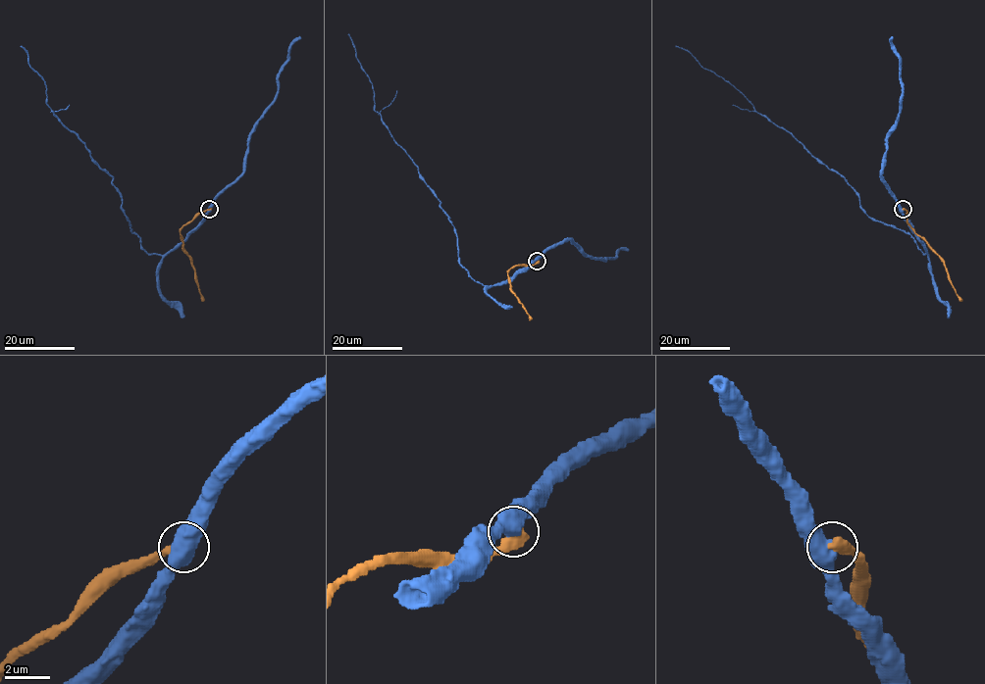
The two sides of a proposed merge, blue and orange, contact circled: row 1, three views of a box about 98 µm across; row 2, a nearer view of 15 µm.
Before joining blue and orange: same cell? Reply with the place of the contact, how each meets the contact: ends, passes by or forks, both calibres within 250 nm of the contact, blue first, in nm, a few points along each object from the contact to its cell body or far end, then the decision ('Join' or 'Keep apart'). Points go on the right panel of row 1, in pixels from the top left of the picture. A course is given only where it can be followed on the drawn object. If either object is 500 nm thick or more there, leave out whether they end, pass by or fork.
Place: (903, 209). Thickness 600 nm (blue) against 550 nm. Course of blue: (903, 209), (927, 255), (905, 231), (871, 219), (843, 177), (676, 45). Course of orange: (903, 209), (907, 212), (907, 221), (939, 257), (959, 301). Keep apart

